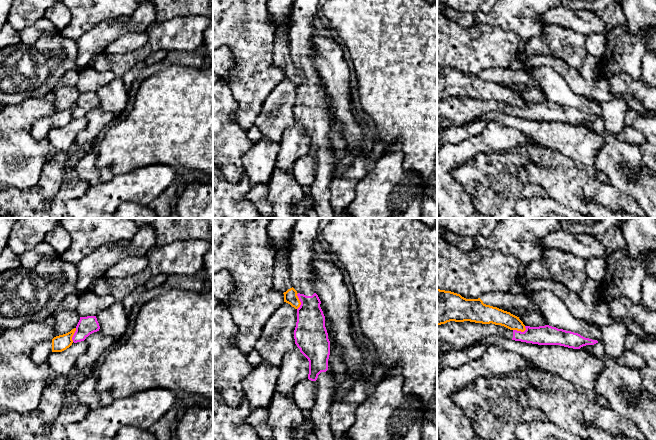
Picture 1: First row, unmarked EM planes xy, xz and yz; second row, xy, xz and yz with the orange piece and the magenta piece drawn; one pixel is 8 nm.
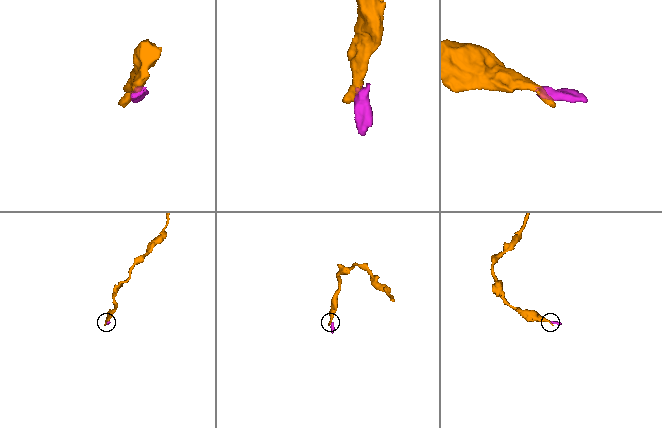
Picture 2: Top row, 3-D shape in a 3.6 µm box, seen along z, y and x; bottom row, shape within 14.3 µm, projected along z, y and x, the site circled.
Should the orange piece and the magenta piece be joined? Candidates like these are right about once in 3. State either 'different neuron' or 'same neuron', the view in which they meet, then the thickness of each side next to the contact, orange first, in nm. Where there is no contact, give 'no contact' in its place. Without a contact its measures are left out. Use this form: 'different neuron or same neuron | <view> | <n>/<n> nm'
different neuron | xz | 110/240 nm

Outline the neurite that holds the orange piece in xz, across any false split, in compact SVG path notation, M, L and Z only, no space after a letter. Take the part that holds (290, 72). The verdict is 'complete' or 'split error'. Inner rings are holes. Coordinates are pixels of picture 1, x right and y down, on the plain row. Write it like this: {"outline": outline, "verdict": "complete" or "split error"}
{"outline": "M290 23L283 24L275 33L273 43L272 65L284 70L284 78L298 85L301 78L297 72L297 67L293 64L289 48Z", "verdict": "split error"}

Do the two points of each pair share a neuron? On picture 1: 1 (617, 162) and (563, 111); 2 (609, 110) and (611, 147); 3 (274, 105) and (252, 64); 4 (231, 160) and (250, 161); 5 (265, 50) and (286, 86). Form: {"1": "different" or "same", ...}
{"1": "different", "2": "different", "3": "different", "4": "different", "5": "different"}

